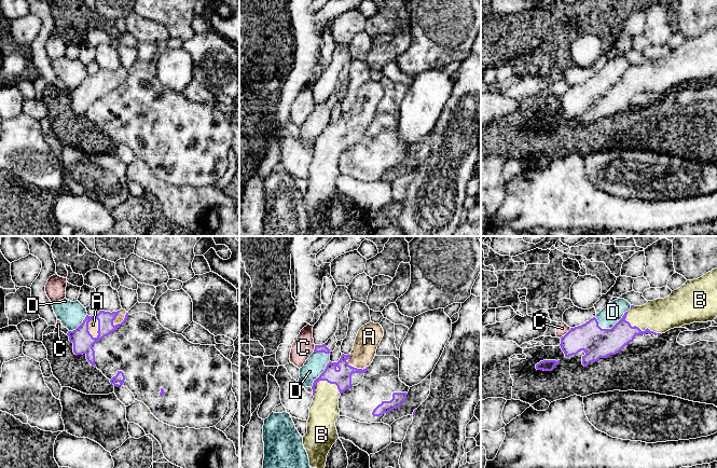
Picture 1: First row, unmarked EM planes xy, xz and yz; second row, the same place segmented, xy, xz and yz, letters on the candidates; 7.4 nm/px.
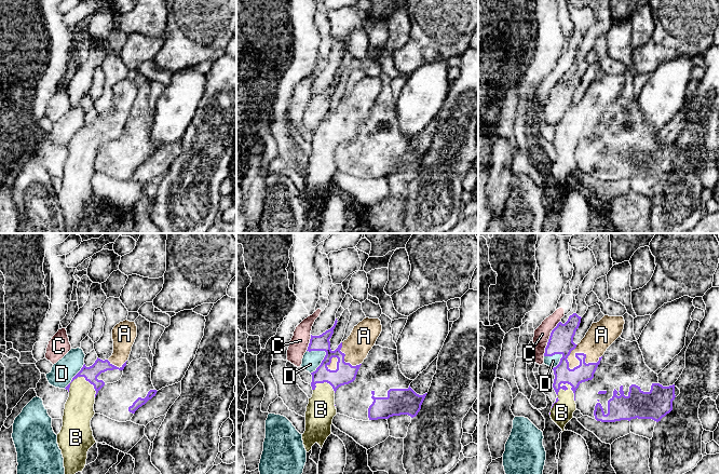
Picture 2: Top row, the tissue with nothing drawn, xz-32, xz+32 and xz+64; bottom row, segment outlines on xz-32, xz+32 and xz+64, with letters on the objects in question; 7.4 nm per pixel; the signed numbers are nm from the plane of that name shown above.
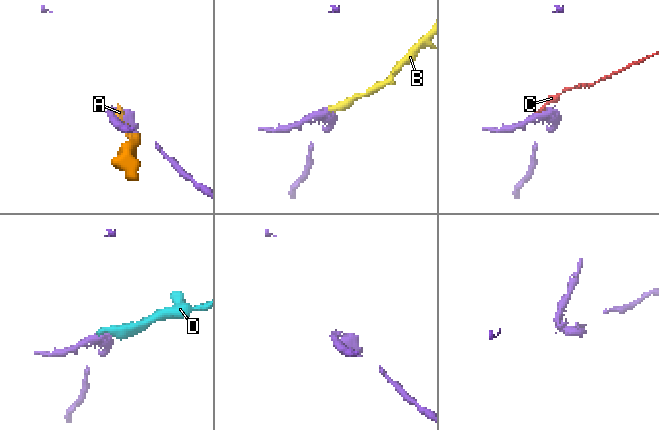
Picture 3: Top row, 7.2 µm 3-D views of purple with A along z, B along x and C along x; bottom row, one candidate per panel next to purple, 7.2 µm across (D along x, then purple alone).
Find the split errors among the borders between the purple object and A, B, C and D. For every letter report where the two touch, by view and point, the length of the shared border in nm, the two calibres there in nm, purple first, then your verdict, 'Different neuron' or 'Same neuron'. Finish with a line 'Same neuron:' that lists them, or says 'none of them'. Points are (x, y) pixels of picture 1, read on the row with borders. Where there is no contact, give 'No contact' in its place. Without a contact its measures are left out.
A: Touches purple at xy (98, 328). Shared border 150 nm. Thickness 160 nm (purple) against 80 nm. Different neuron
B: Touches purple at yz (638, 328). Shared border 300 nm. Thickness 190 nm (purple) against 260 nm. Different neuron
C: Touches purple at yz (566, 333). Shared border 120 nm. Thickness 220 nm (purple) against 90 nm. Different neuron
D: Touches purple at yz (609, 329). Shared border 260 nm. Thickness 220 nm (purple) against 150 nm. Different neuron
Same neuron: none of them

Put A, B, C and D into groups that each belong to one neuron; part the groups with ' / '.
A B / C / D

